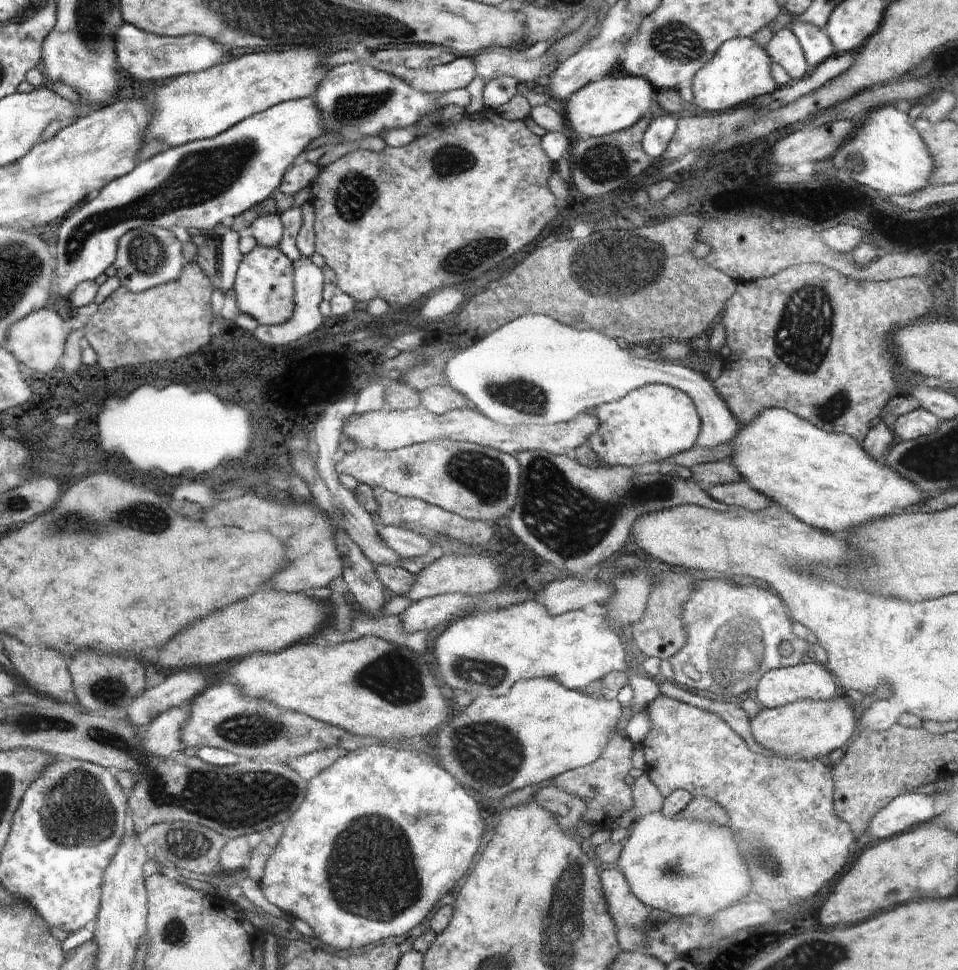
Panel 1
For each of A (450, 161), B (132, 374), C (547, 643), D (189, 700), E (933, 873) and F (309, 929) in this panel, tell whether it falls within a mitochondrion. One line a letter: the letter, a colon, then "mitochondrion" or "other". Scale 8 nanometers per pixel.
A: mitochondrion
B: other
C: other
D: other
E: other
F: other

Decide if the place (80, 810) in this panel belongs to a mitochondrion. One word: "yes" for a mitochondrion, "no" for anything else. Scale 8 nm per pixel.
yes

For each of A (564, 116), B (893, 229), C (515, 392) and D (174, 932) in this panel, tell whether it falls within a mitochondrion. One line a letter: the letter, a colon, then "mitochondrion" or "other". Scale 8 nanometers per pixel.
A: other
B: other
C: mitochondrion
D: mitochondrion

